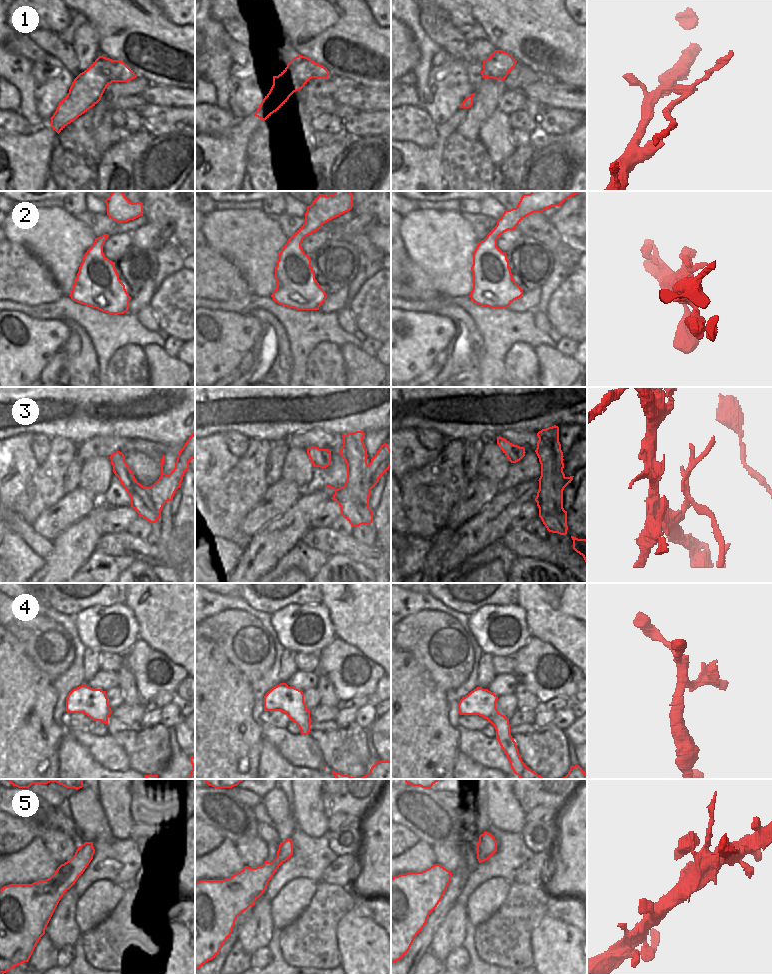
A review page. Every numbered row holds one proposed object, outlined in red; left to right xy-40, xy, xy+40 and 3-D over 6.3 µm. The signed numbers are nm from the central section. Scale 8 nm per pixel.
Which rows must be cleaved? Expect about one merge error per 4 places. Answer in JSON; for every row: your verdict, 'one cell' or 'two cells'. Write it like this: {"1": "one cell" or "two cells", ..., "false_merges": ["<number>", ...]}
{"1": "two cells", "2": "one cell", "3": "two cells", "4": "one cell", "5": "one cell", "false_merges": ["1", "3"]}

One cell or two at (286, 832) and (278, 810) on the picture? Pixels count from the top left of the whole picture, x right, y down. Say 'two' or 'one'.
one

